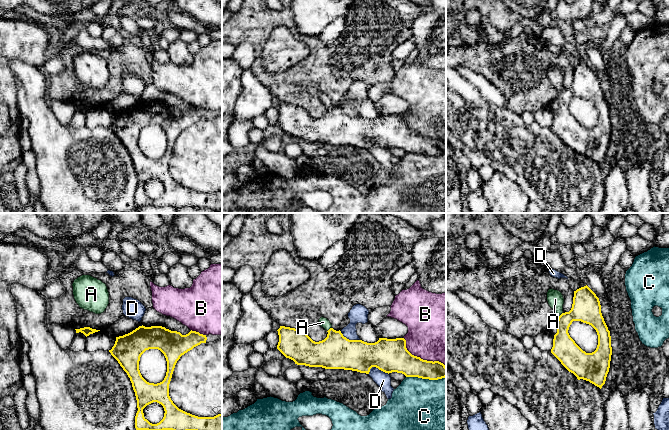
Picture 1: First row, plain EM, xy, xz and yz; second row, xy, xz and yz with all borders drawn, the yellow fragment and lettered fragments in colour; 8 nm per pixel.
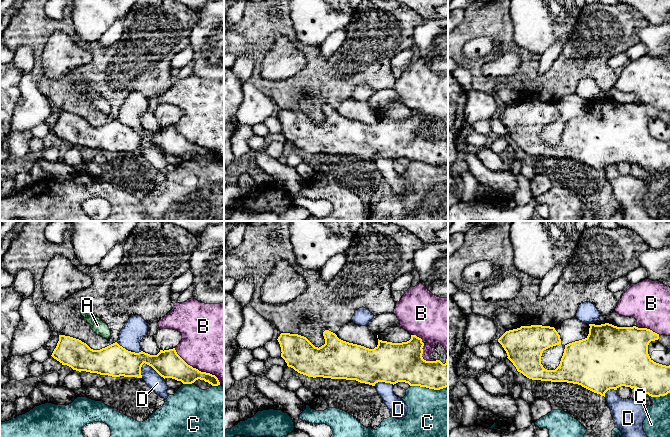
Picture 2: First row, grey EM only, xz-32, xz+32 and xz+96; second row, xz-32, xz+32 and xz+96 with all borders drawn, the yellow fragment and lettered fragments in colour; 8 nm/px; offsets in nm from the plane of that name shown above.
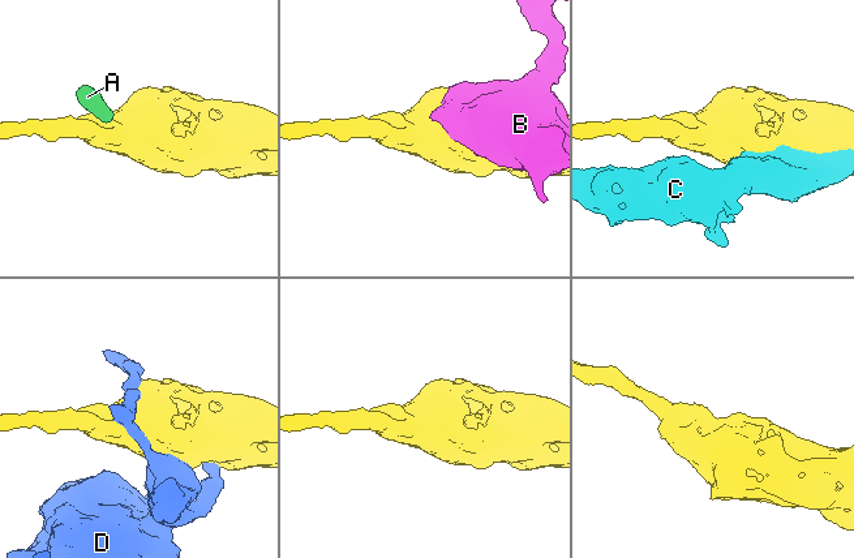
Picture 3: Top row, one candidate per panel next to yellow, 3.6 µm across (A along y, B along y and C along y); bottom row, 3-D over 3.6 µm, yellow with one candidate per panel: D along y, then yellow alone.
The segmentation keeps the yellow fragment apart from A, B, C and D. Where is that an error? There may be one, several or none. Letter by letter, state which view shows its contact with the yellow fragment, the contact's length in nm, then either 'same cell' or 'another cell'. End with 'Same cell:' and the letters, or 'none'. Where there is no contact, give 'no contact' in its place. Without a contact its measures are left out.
A: contact in xz; length 50 nm; same cell
B: contact in xz; length 420 nm; another cell
C: contact in xz; length 320 nm; another cell
D: contact in xz; length 170 nm; another cell
Same cell: A

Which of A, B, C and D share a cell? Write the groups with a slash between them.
A / B / C / D

